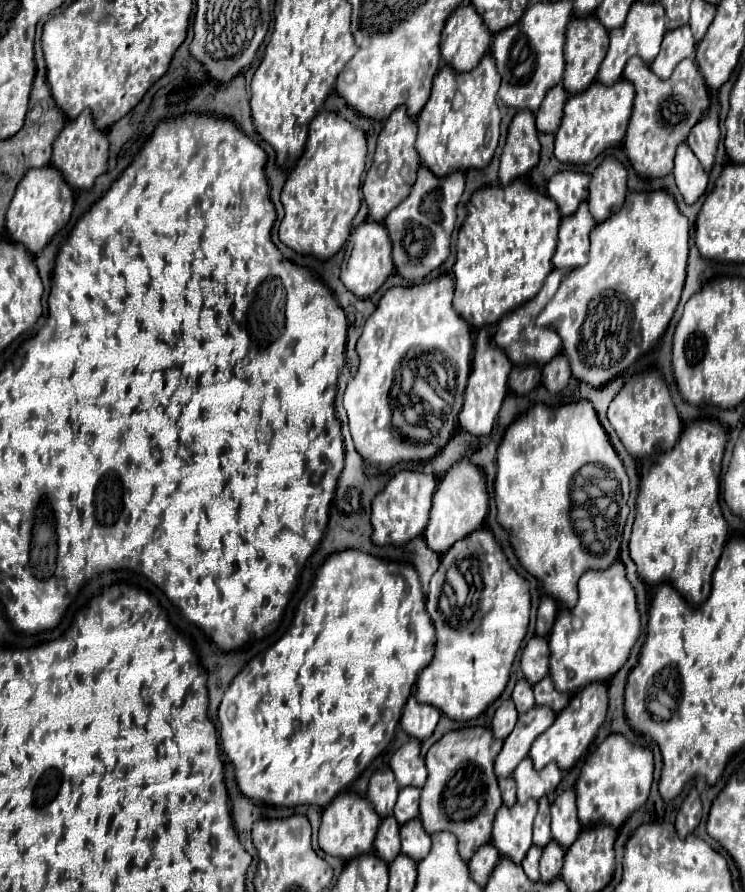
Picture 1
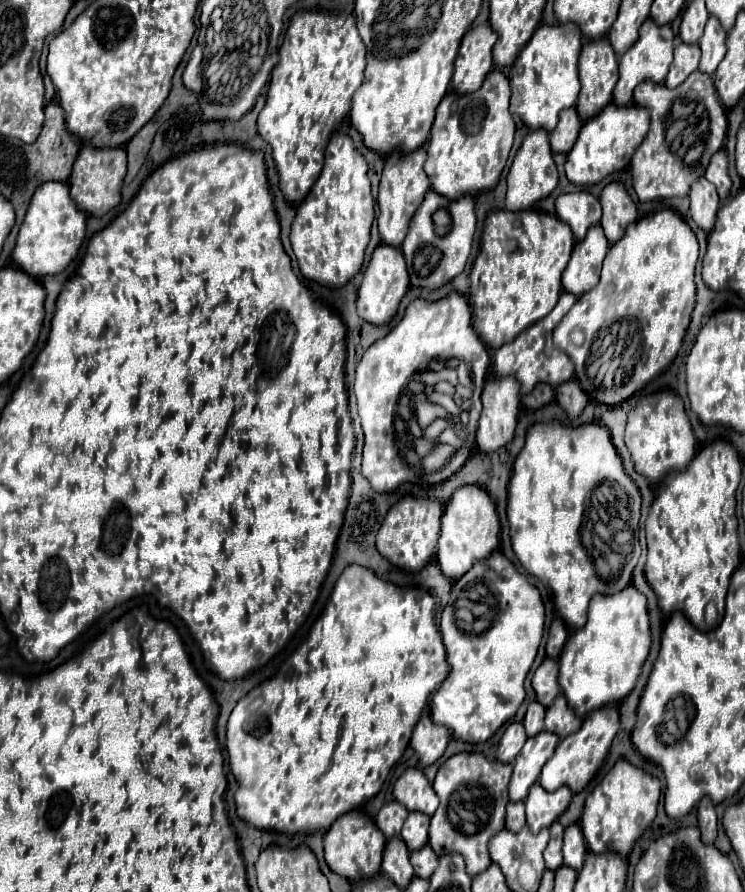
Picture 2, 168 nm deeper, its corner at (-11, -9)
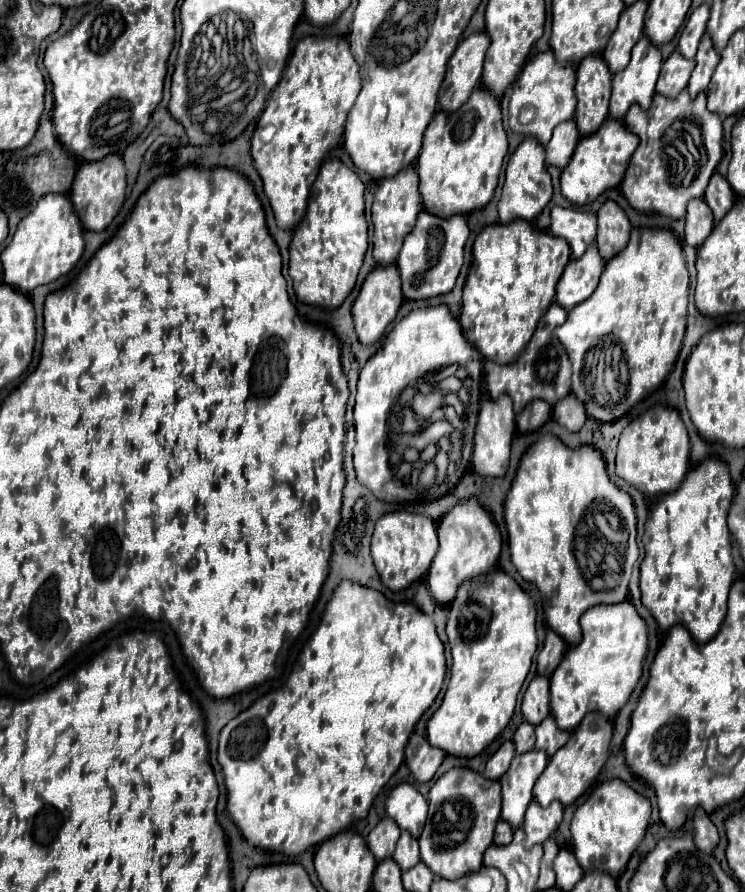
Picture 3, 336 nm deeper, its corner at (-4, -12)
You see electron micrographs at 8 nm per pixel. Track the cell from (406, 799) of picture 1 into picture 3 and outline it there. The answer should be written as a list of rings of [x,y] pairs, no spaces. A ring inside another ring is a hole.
[[[409,832],[401,834],[401,838],[397,842],[397,848],[395,848],[395,854],[393,854],[393,860],[399,864],[399,868],[403,872],[407,868],[413,868],[417,862],[421,862],[421,858],[419,858],[419,844],[417,844],[417,840]]]

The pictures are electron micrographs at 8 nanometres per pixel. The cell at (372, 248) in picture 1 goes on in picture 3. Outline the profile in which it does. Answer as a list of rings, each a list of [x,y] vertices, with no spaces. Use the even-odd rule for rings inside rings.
[[[387,266],[387,268],[375,268],[367,280],[361,286],[361,292],[351,308],[353,314],[353,322],[355,322],[355,332],[361,344],[375,344],[385,328],[395,320],[397,310],[403,302],[403,294],[401,294],[401,278],[399,278],[399,270],[397,266]]]

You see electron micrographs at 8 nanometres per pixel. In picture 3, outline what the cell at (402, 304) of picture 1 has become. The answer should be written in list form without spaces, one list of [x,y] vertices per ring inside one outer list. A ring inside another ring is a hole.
[[[445,304],[423,306],[411,310],[395,328],[387,334],[383,348],[367,360],[359,374],[357,398],[355,398],[355,472],[357,480],[375,492],[379,500],[385,502],[405,502],[405,486],[393,482],[393,474],[389,470],[389,448],[387,448],[387,420],[391,416],[391,408],[401,396],[401,392],[411,386],[417,378],[437,372],[449,364],[463,366],[473,380],[473,406],[479,396],[481,384],[481,368],[483,356],[479,350],[469,344],[463,336],[459,322],[453,318],[451,310]]]

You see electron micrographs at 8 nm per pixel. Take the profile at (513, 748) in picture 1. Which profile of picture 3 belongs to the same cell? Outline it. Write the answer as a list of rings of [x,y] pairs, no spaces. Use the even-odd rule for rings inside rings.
[[[537,750],[515,756],[509,770],[499,780],[503,786],[501,820],[507,820],[513,830],[523,826],[527,804],[533,800],[533,786],[543,774],[547,760],[547,754]]]

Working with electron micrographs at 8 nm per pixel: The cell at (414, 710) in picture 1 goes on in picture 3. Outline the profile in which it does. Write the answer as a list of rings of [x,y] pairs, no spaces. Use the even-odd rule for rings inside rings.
[[[413,734],[409,738],[405,750],[405,762],[413,772],[413,776],[417,778],[417,782],[429,782],[435,776],[437,768],[441,766],[443,758],[445,754],[439,748],[433,748],[423,736]]]

